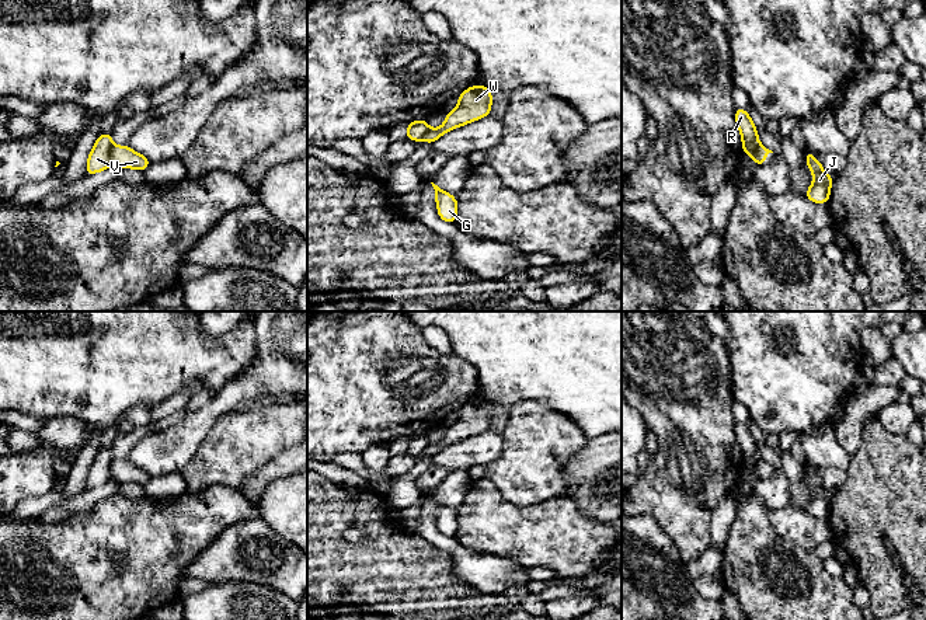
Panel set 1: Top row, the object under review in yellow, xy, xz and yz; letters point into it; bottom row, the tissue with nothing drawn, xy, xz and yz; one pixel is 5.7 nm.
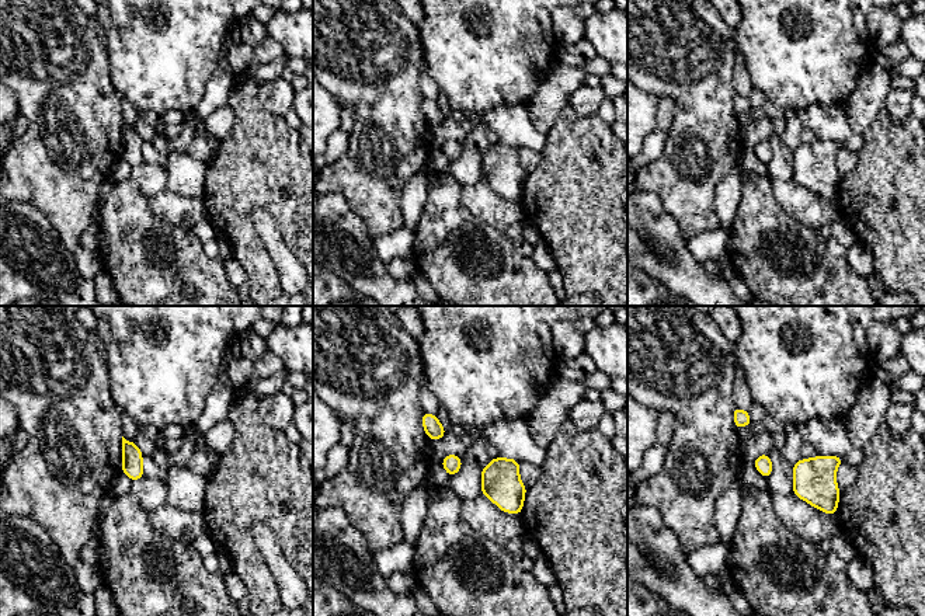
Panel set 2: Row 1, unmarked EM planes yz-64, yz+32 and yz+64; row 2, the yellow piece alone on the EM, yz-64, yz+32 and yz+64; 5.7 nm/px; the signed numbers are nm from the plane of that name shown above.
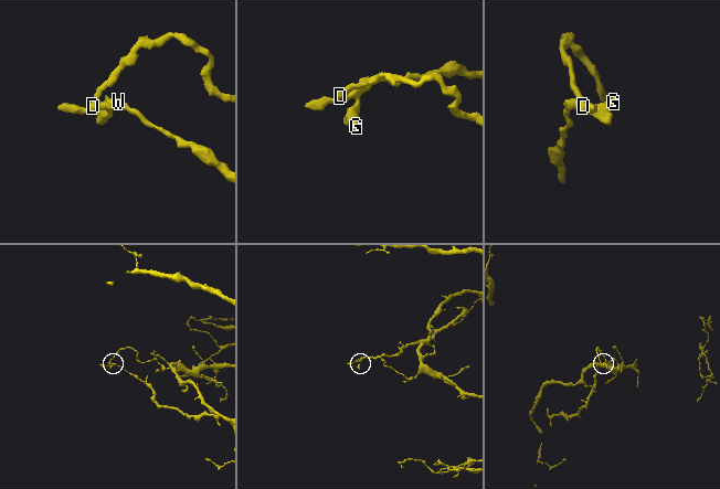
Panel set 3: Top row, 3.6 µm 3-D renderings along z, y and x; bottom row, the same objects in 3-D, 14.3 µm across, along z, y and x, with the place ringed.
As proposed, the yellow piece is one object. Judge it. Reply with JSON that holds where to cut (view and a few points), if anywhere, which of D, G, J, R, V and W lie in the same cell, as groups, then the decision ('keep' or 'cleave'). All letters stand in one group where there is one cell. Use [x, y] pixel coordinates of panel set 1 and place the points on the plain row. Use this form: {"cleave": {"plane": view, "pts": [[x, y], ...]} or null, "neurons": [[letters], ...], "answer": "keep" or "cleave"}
{"cleave": {"plane": "xy", "pts": [[114, 459], [110, 467], [110, 479]]}, "neurons": [["D", "R"], ["G", "J", "V", "W"]], "answer": "cleave"}

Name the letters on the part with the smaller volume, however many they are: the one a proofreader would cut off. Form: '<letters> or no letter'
G, J, V, W

